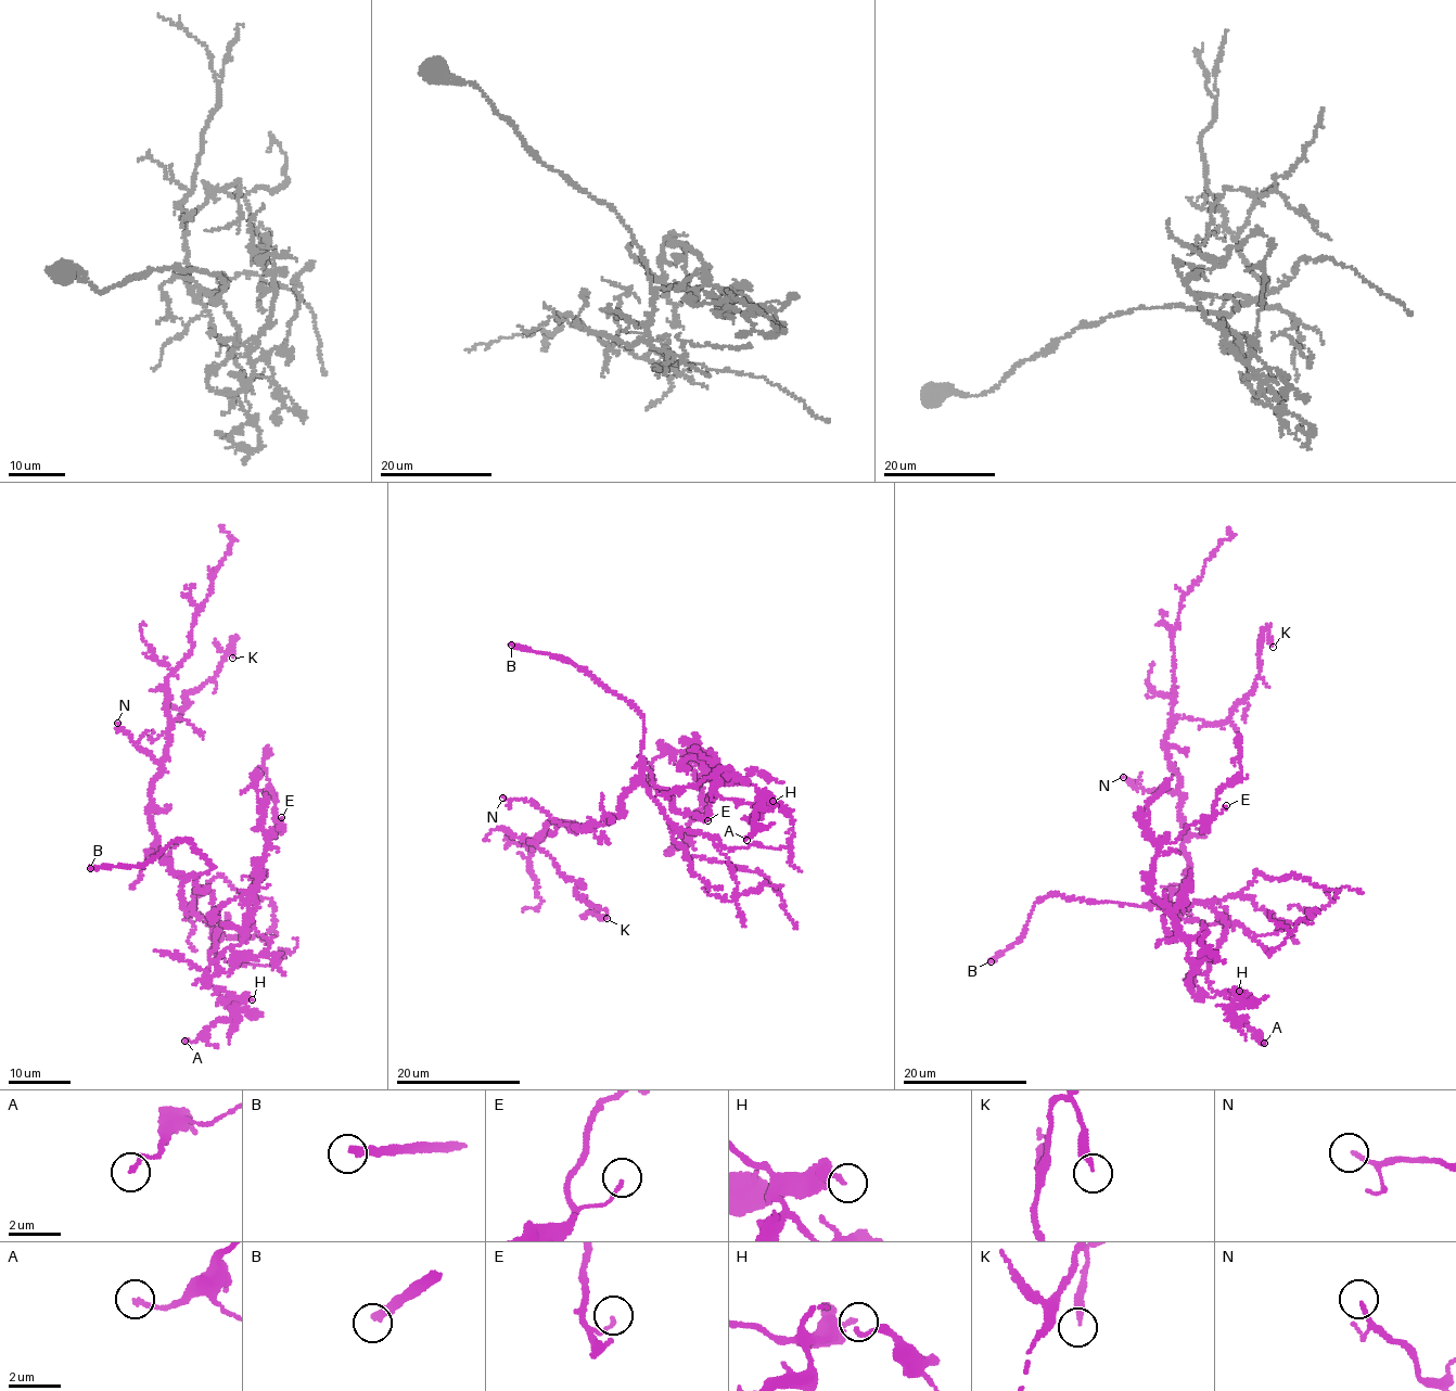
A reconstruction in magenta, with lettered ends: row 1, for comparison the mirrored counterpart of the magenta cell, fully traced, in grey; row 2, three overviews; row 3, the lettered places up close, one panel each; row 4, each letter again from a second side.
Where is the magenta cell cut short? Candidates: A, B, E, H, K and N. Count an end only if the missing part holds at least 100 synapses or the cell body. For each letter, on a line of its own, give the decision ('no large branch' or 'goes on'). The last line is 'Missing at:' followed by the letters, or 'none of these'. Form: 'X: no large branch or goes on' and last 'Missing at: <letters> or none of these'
A: no large branch
B: goes on
E: no large branch
H: no large branch
K: no large branch
N: no large branch
Missing at: B

